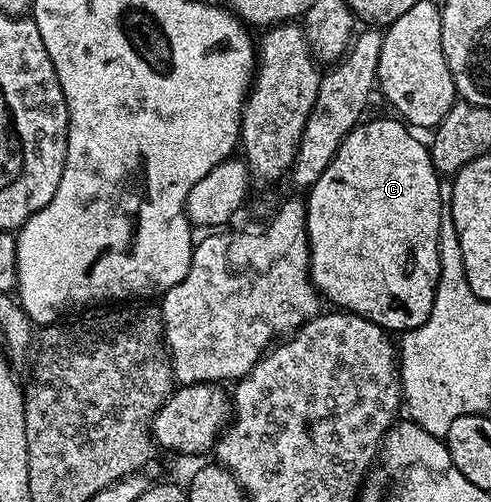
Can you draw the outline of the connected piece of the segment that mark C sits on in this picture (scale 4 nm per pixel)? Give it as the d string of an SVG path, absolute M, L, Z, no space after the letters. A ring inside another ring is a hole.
M397 118L390 119L370 119L353 127L344 137L340 149L336 149L336 157L320 173L317 181L308 189L310 196L305 196L306 204L306 228L308 229L308 239L310 241L310 279L314 282L319 296L330 303L335 303L337 310L342 313L359 315L376 325L380 325L387 333L401 333L411 331L424 321L428 321L428 313L432 313L432 305L436 297L438 288L438 278L440 277L440 249L438 248L438 238L440 237L440 213L444 209L444 187L441 187L438 170L430 160L430 153L427 144L422 144L417 139L415 132L407 124Z

